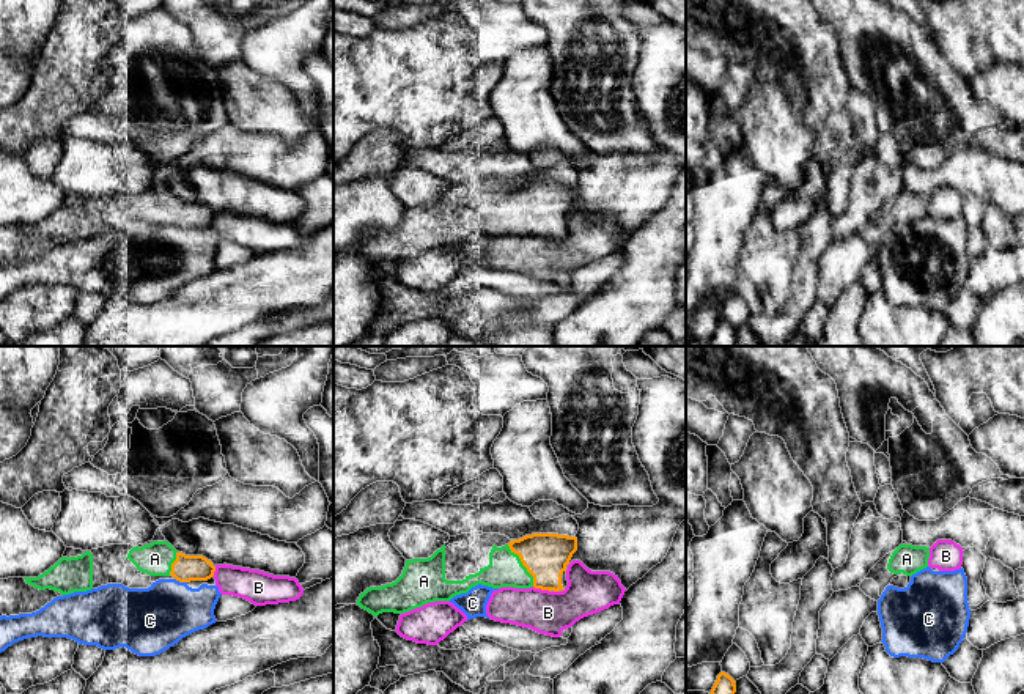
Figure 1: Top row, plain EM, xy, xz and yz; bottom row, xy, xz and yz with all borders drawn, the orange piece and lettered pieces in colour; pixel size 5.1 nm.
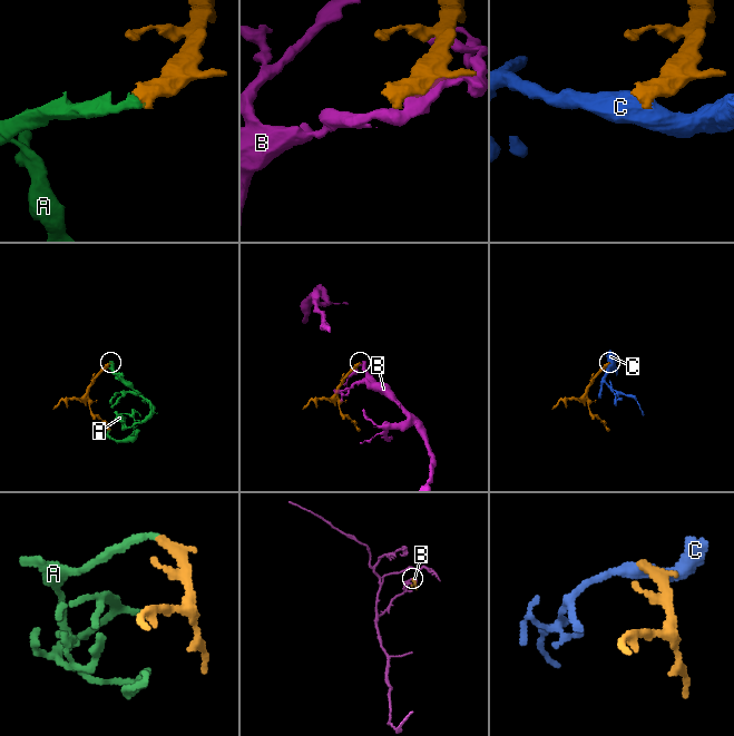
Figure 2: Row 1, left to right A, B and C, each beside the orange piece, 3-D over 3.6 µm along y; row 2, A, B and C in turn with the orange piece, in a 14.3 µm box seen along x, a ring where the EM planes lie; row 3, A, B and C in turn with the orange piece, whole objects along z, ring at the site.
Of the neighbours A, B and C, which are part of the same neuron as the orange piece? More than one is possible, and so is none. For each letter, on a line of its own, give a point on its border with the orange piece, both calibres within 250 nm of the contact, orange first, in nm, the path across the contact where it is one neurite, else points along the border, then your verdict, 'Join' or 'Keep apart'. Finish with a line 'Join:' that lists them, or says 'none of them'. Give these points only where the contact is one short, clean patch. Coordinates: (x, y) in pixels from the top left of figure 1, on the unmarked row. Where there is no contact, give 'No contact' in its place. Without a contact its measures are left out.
A: Touches orange at xz (523, 211). Thickness 240 nm (orange) against 180 nm. Path across: xz (545, 203), (523, 211), (505, 216). Join
B: Touches orange at xz (541, 236). Thickness 240 nm (orange) against 220 nm. Keep apart
C: Touches orange at xy (181, 228). Thickness 140 nm (orange) against 320 nm. Boundary: xy (175, 225), (186, 230). Keep apart
Join: A

